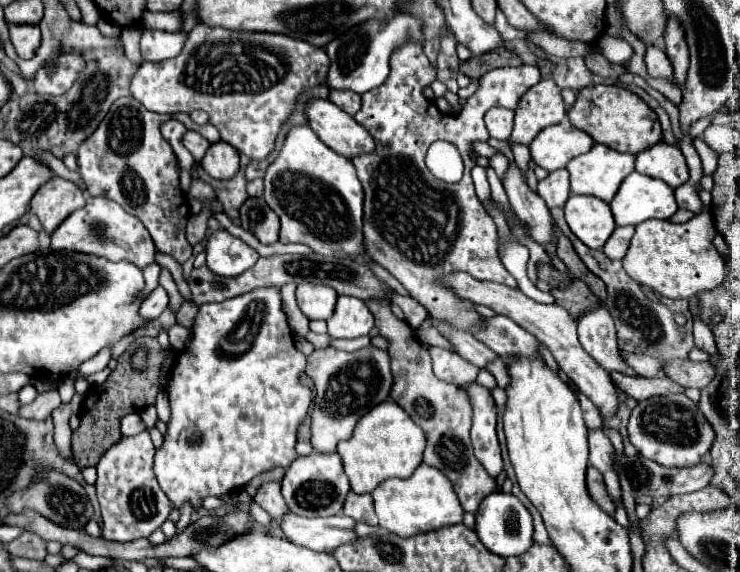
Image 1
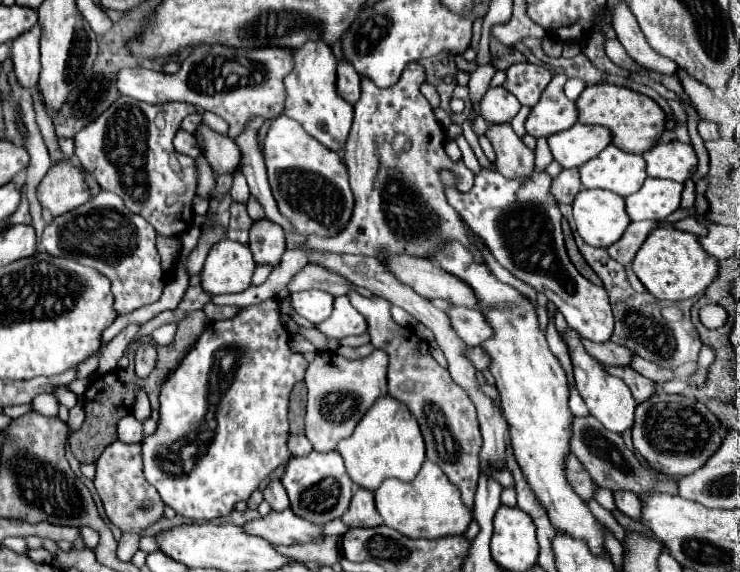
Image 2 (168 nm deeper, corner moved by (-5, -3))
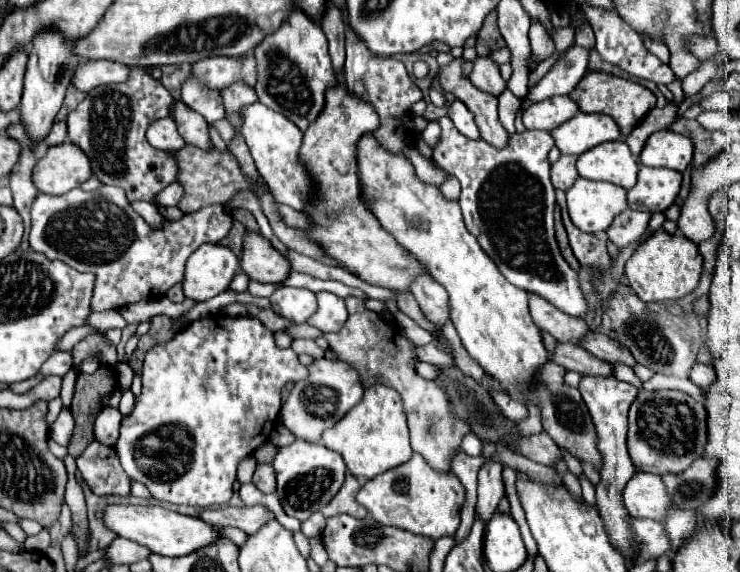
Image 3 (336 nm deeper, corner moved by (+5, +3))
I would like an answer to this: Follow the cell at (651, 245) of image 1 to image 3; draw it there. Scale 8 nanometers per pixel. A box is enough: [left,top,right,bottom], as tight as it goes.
[625,229,703,301]

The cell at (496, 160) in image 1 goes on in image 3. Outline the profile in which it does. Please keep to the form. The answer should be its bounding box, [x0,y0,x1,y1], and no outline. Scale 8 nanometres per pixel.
[449,101,479,139]

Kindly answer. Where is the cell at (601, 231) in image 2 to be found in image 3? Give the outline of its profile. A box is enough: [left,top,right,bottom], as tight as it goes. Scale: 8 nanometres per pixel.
[567,179,627,233]

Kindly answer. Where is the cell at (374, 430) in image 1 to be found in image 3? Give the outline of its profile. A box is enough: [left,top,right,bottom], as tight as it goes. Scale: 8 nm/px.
[321,385,413,479]

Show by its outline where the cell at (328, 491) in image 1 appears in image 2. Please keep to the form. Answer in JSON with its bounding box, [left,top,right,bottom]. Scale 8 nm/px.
[281,451,353,525]

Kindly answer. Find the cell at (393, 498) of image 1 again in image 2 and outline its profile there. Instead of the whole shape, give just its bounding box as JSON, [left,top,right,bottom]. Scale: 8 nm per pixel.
[375,461,473,539]

